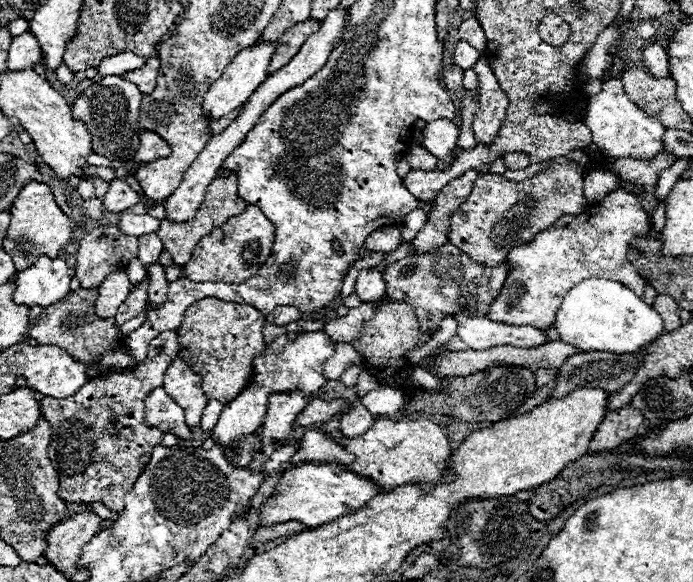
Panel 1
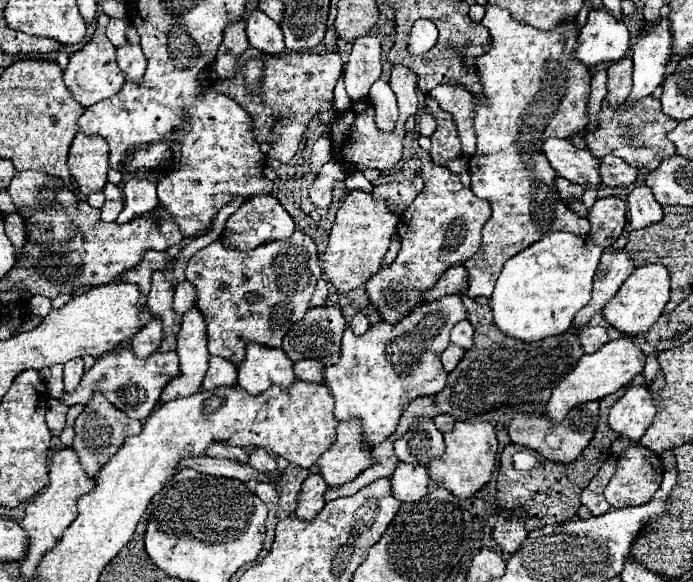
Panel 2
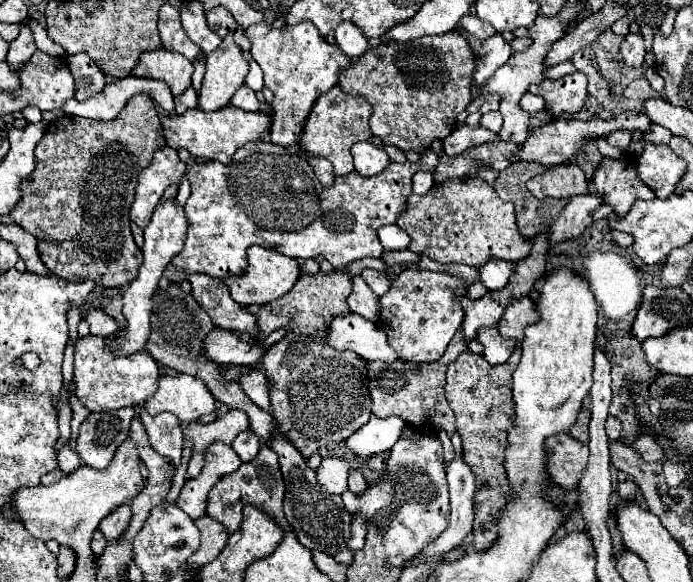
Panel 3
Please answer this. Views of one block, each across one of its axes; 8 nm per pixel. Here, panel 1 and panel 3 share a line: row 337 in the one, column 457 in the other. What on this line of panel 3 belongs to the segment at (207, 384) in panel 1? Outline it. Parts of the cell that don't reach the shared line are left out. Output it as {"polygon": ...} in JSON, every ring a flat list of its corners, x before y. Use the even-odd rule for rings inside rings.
{"polygon":[[452,178,432,186,424,196,412,194,406,212,396,222,410,236,410,248,416,254,426,254,440,264,464,262,480,268,490,258,510,262,524,260,530,254,532,242,526,240,518,226,514,206,498,198,494,188,480,178]]}

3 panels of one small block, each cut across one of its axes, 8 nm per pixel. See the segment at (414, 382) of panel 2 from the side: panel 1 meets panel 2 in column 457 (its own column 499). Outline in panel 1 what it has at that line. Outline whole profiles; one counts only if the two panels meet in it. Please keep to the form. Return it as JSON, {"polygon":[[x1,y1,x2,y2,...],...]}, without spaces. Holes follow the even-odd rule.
{"polygon":[[610,192,602,202,590,207,591,211,578,214,568,226,550,226,548,230,538,232,532,242,510,252,508,260,512,262,512,272,508,274,496,302,490,304,490,320,502,324,534,324,534,328,546,330,554,324,558,306,566,292,590,276,618,280,634,294,644,294,646,282,626,254,632,238,650,232,648,212,640,206,638,198,626,192]]}

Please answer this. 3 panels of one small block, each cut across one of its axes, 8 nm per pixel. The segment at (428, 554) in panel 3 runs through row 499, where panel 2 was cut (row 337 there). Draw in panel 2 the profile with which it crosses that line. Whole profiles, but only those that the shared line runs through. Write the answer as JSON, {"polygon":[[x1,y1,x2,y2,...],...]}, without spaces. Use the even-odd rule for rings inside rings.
{"polygon":[[460,320,450,332,450,342,460,344,462,348,468,348,468,346,472,346,472,334,474,334,472,324,468,320]]}

